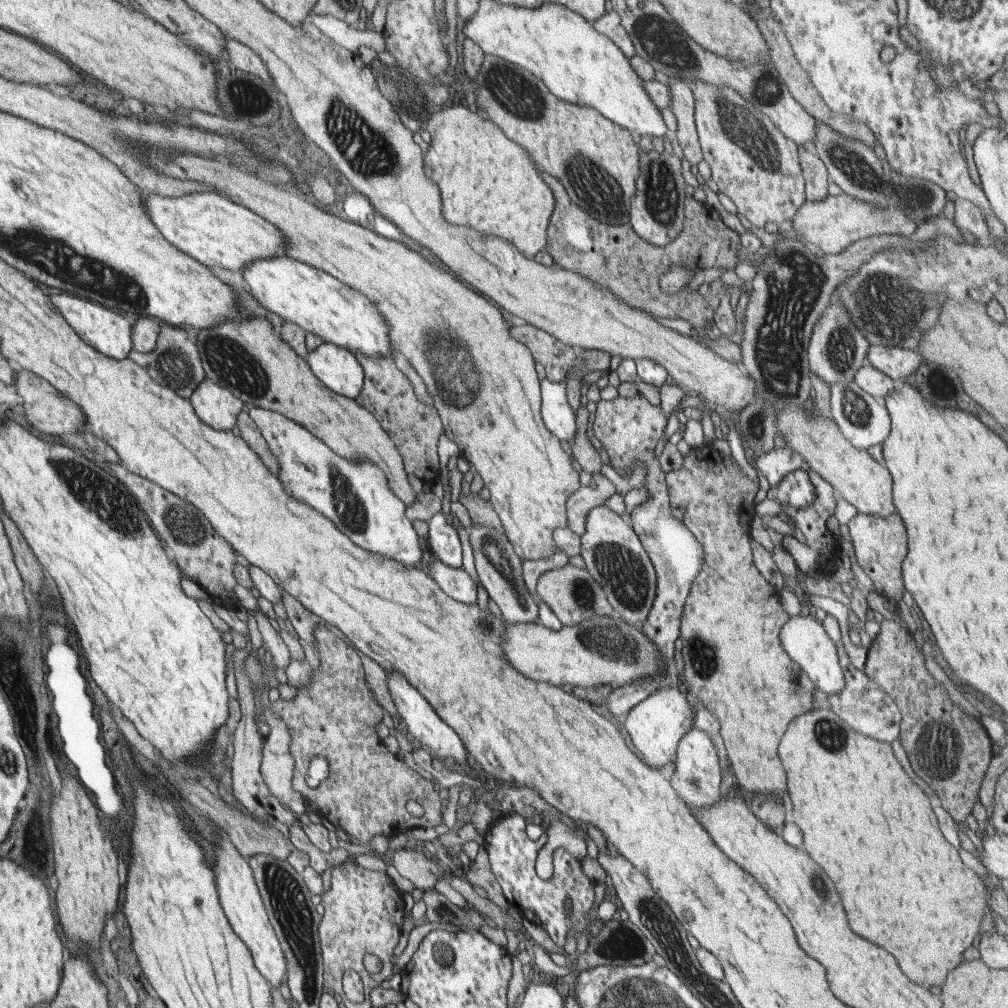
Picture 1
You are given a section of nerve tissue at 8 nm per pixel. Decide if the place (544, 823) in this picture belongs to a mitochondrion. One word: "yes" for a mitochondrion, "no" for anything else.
no

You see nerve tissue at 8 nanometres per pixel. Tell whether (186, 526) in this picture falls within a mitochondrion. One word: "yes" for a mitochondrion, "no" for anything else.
yes

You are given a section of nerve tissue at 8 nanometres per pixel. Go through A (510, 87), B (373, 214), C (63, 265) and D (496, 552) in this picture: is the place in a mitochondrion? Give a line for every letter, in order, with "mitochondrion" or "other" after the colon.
A: mitochondrion
B: other
C: mitochondrion
D: mitochondrion

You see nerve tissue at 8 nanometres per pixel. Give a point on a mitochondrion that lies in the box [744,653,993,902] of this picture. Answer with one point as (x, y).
(942, 750)

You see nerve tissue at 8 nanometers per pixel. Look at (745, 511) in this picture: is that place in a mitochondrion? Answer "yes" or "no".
no

